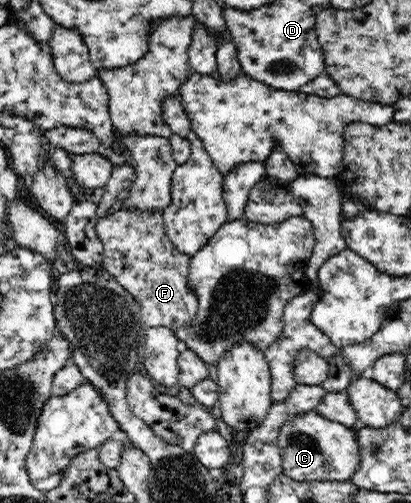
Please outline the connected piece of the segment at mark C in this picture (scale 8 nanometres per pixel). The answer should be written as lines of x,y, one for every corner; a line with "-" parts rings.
314,410
294,416
281,427
277,438
282,455
283,473
300,481
325,479
350,481
361,460
356,436
352,428
332,422

